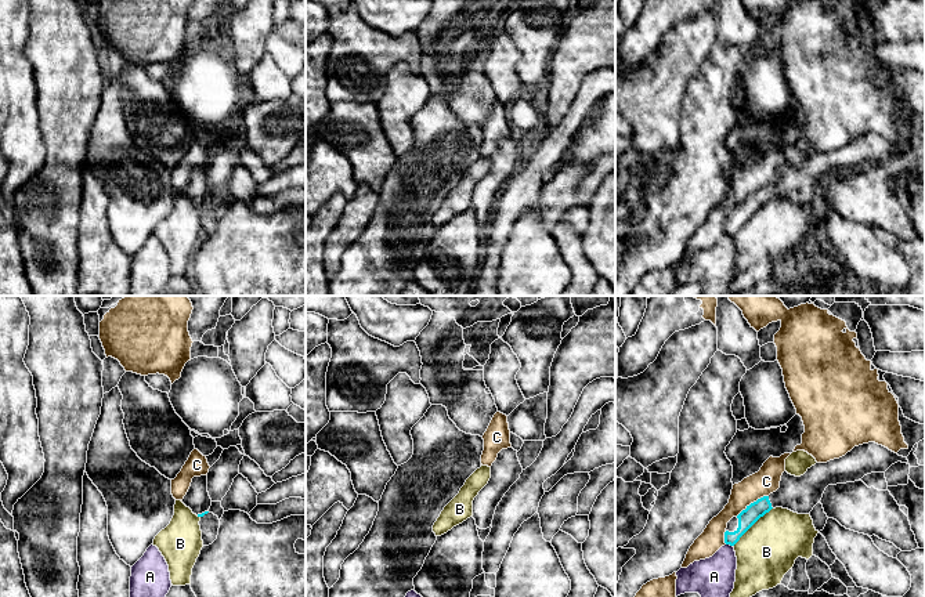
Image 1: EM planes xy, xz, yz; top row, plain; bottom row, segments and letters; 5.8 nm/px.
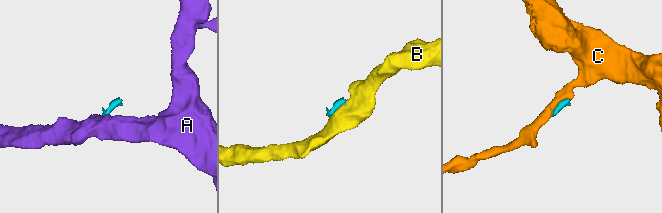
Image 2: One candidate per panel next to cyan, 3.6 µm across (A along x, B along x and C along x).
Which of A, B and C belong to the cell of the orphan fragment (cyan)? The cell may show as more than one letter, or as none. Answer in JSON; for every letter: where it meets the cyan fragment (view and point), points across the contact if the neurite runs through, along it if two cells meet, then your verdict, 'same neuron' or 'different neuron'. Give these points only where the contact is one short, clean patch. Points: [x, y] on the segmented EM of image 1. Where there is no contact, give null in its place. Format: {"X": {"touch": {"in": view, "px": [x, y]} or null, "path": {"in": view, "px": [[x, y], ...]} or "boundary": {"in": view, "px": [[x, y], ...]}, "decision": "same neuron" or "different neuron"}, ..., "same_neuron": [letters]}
{"A": {"touch": {"in": "yz", "px": [729, 543]}, "boundary": {"in": "yz", "px": [[726, 543], [732, 546]]}, "decision": "different neuron"}, "B": {"touch": {"in": "yz", "px": [751, 525]}, "boundary": {"in": "yz", "px": [[772, 507], [733, 546]]}, "decision": "different neuron"}, "C": {"touch": {"in": "yz", "px": [751, 503]}, "boundary": {"in": "yz", "px": [[768, 495], [751, 502], [736, 516]]}, "decision": "different neuron"}, "same_neuron": []}

